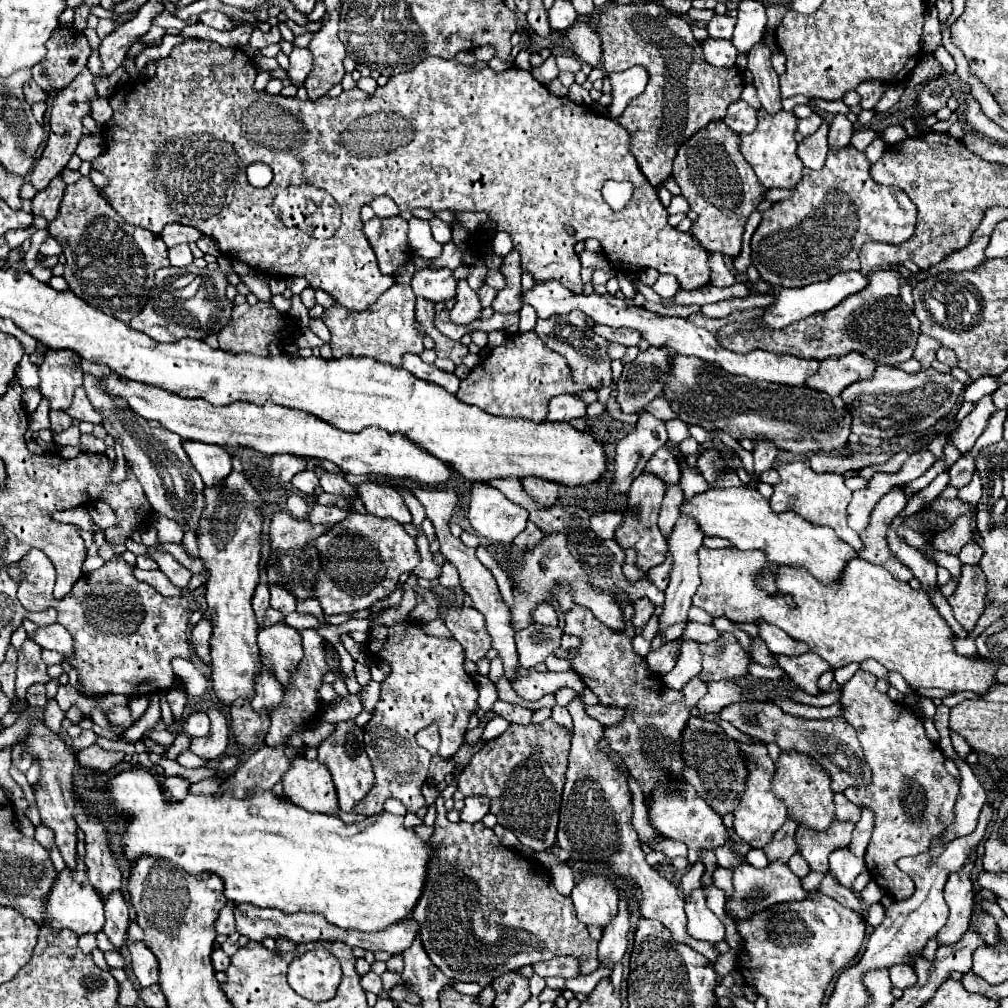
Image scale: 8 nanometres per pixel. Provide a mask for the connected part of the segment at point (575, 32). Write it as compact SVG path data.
M576 19L576 23L566 31L566 35L574 43L578 57L582 57L592 67L596 67L600 63L600 59L602 59L600 39L598 39L598 33L592 29L590 21Z

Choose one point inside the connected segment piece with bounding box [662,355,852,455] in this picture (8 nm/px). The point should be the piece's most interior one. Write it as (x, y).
(798, 419)

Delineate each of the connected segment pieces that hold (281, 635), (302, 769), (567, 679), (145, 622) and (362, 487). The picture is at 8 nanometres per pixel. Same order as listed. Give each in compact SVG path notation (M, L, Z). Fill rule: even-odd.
M286 623L260 629L258 633L260 659L284 689L290 687L290 677L302 659L302 639L296 629Z
M296 757L292 767L282 777L284 795L298 807L306 811L326 813L338 817L338 795L330 773L322 763L308 761L306 757Z
M530 671L526 677L518 677L518 679L512 681L512 689L524 701L538 701L544 695L556 693L562 687L570 687L576 693L582 693L582 689L586 685L580 679L580 675L576 675L574 671L566 671L566 673L550 673L550 671L538 673L538 671Z
M112 557L98 571L84 573L64 599L56 599L54 609L58 611L58 623L74 637L74 657L70 657L70 665L78 669L78 681L86 695L96 697L118 693L138 697L182 687L172 671L172 659L184 657L192 661L194 657L188 639L190 603L184 597L162 597L152 585L134 579L130 575L130 565L122 557Z
M360 483L360 485L356 485L356 493L364 501L366 509L372 515L392 517L400 523L412 521L412 515L408 511L402 495L396 489L384 487L384 485L378 485L378 483Z

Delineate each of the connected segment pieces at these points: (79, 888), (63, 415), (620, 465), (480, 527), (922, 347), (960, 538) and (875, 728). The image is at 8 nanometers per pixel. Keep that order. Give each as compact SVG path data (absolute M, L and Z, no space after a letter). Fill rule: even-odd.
M80 859L74 873L68 869L58 873L58 877L54 879L54 885L50 887L50 893L44 899L42 915L44 915L44 921L40 923L40 927L48 927L52 933L70 929L76 935L84 935L84 933L98 933L102 929L104 903L102 899L98 899L98 893L94 891L94 887L90 887L86 879L86 865Z
M50 411L50 431L62 433L72 425L72 417L66 411Z
M642 411L636 423L636 429L626 435L616 447L614 459L614 477L610 495L624 495L630 489L630 483L644 471L648 459L668 441L664 421Z
M472 483L468 521L476 533L494 543L512 543L524 531L526 509L508 501L496 487L488 483Z
M920 333L912 357L914 357L916 361L920 361L922 369L928 369L930 363L936 359L936 349L938 349L938 347L940 347L940 343L938 343L936 339L932 339L932 337Z
M966 517L956 519L952 527L948 527L946 531L942 531L934 537L934 547L938 551L958 555L960 549L970 541L970 533L974 527L976 527L976 519L972 519L972 517L970 519L966 519Z
M860 669L842 687L842 717L856 727L864 759L872 771L868 785L848 787L844 795L856 805L870 807L876 815L874 833L864 855L872 881L894 901L906 901L914 893L914 883L910 877L902 875L896 861L904 855L928 851L932 839L954 823L958 779L946 771L944 753L926 737L924 725L914 711L902 703L892 703L874 683L876 677Z

